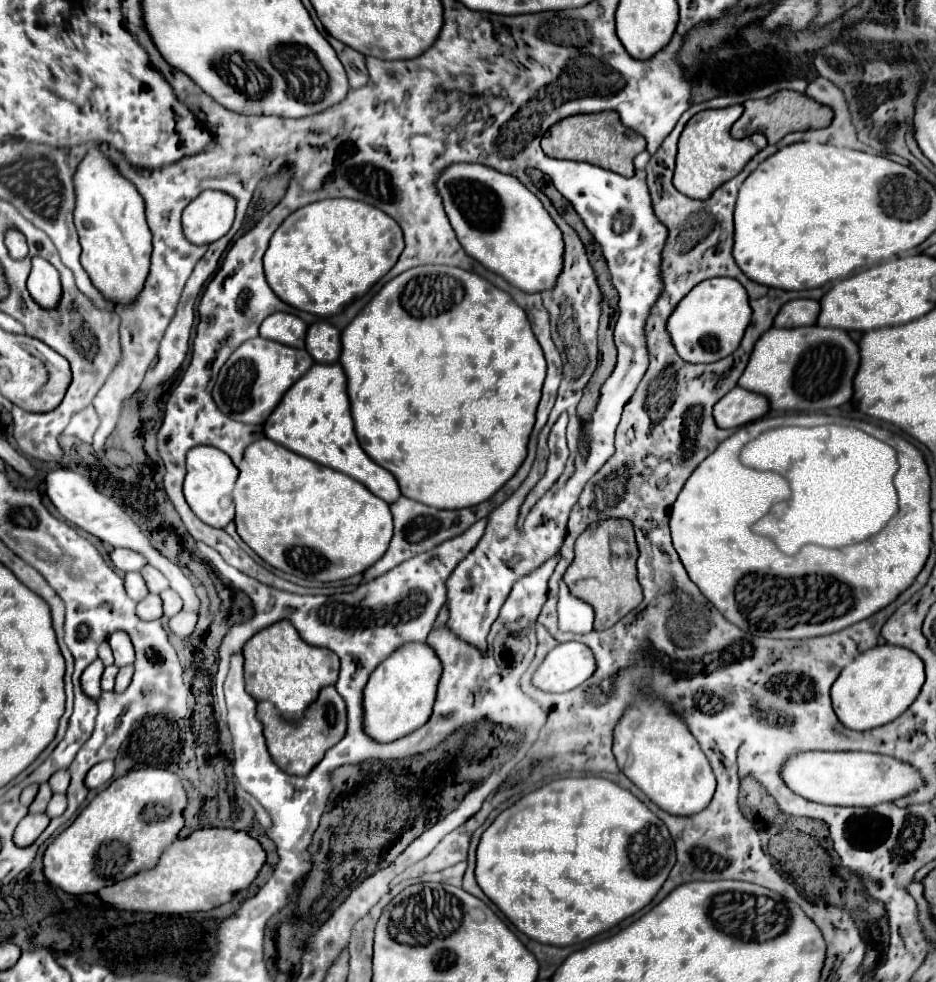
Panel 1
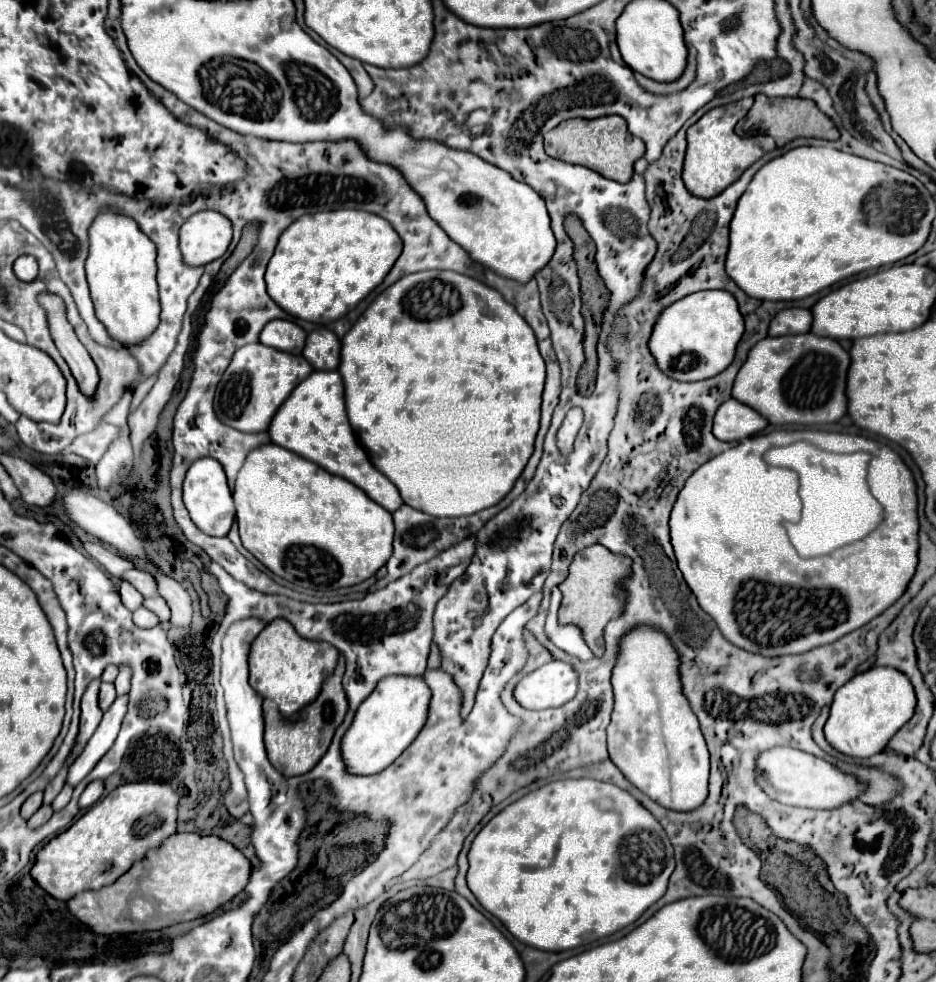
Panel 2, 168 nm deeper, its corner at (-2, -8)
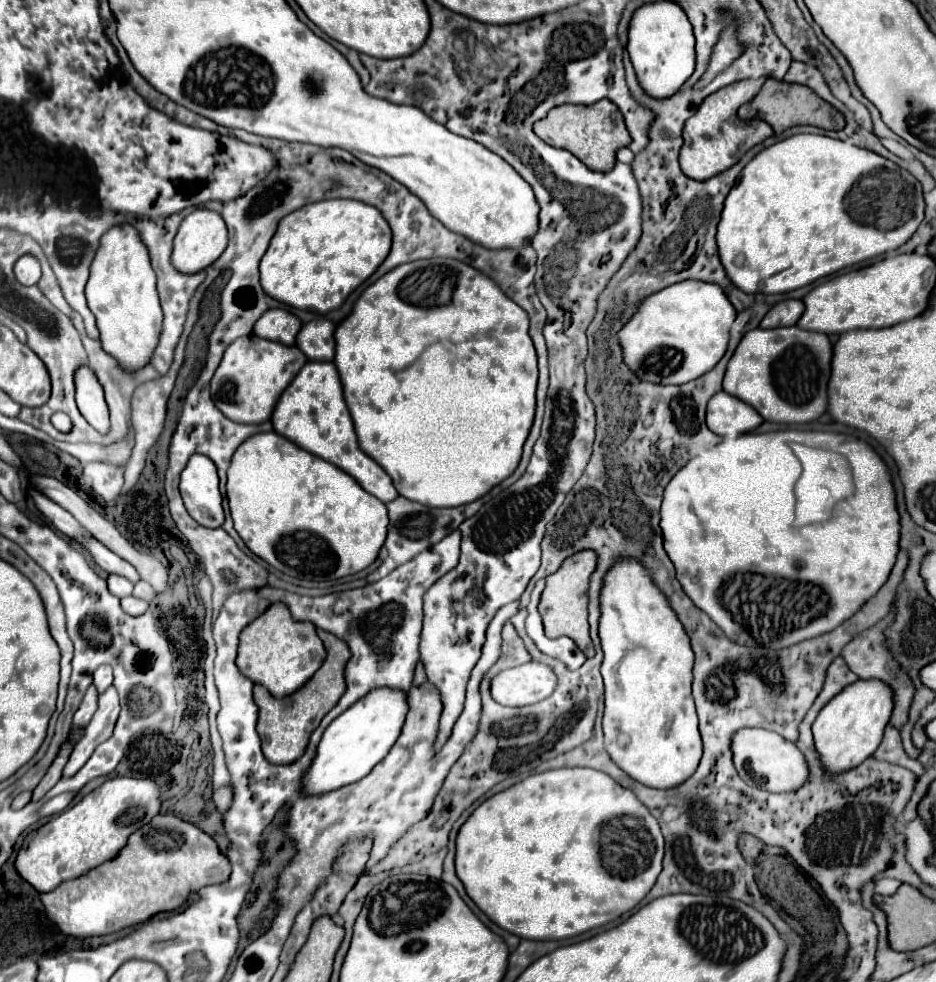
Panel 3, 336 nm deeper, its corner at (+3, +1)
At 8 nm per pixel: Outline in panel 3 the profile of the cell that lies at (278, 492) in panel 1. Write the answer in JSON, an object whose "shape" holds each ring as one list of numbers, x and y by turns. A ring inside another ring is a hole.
{"shape":[[274,431,248,437,234,453,228,473,226,497,230,501,234,529,254,555,286,575,328,581,358,573,378,557,378,551,386,541,390,521,382,501,366,493,342,469,300,449]]}

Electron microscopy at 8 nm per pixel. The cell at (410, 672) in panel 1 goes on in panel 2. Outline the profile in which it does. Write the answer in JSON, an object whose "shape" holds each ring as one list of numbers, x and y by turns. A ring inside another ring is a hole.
{"shape":[[387,676,359,706,355,720,343,736,341,750,345,766,351,774,377,774,393,764,401,752,423,730,429,714,431,688,425,678,411,676]]}

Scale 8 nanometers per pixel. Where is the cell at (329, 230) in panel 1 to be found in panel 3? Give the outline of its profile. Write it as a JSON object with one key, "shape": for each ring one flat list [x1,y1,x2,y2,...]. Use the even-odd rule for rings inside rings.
{"shape":[[354,199,308,203,286,215,260,261,262,289,280,303,320,315,338,309,388,257,392,233,382,213]]}

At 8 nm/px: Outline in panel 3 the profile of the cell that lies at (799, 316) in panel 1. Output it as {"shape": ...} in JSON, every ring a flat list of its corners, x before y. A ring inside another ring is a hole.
{"shape":[[784,299,780,303,776,303,766,317,762,319,762,329,772,329,772,327,790,327,796,325,796,321,800,319,804,311,804,303,796,301,796,299]]}

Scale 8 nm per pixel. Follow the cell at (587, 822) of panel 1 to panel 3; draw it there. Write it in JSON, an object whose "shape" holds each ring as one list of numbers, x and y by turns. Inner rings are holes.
{"shape":[[564,767,564,769,552,769,538,775,530,775,524,781,488,797,480,807,476,807,472,815,466,819,466,823,460,827,458,837,456,837,456,875,462,881,468,897,498,927,522,939,558,941,558,939,580,935,594,927,602,927,614,921,616,917,620,917,622,913,634,909,656,883,656,877,662,871,662,855,664,855,664,839,658,827,658,821,650,815,650,811,638,801,638,797,630,789,624,789,602,771,584,769,584,767,574,767,574,769]]}

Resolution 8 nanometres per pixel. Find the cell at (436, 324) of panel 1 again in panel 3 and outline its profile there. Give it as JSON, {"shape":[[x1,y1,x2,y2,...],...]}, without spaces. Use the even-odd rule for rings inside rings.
{"shape":[[426,259,426,261,412,261,400,265,398,269,392,269,390,273,386,273,384,277,380,277,376,283,372,283,362,291,362,295,354,303,352,313,342,323,338,323,334,339,336,339,334,365,342,379,344,399,356,427,360,449,366,455,370,455,392,477,392,483,402,497,424,503,428,507,460,507,480,499,492,487,496,487,514,473,522,457,522,445,534,421,534,409,536,409,534,393,538,381,536,351,528,335,526,311,520,309,512,299,508,299,488,275,476,271,474,267,458,259]]}

